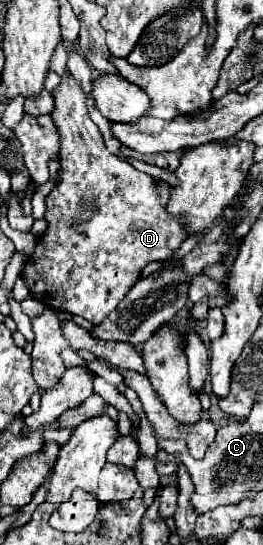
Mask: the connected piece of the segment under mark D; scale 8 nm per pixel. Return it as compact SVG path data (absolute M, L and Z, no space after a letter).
M71 74L61 78L53 98L55 110L51 116L57 120L57 128L61 128L61 182L45 198L45 220L49 222L49 228L37 240L35 252L23 266L23 276L33 298L49 308L53 306L55 310L79 314L97 326L135 286L137 276L147 262L171 258L189 234L181 218L173 216L165 206L161 206L157 180L135 170L131 164L119 160L105 148L99 128L87 116L85 94Z

